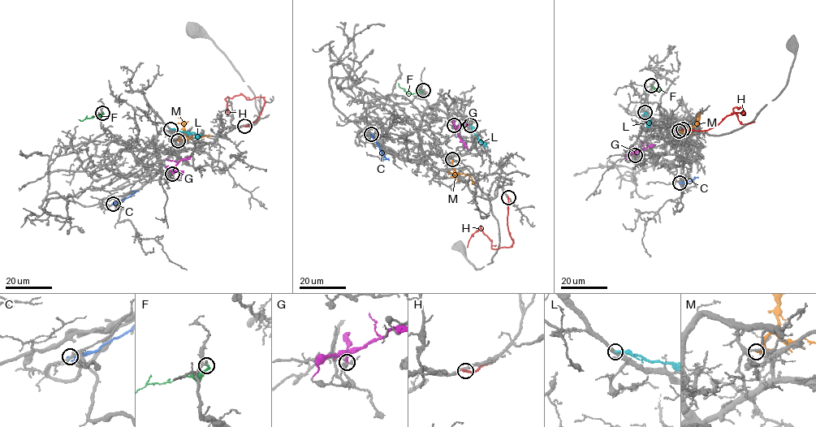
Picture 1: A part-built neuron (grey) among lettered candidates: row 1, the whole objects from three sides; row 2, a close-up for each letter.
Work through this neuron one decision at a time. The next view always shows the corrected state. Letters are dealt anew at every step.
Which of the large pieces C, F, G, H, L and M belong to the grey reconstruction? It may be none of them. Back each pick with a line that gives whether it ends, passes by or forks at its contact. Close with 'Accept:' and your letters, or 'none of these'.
F: It ends there
Accept: F

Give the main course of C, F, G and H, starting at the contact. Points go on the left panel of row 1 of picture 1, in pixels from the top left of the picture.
C: (113, 203), (135, 192), (131, 191)
F: (102, 113), (82, 121), (79, 119)
G: (171, 174), (179, 161), (192, 156)
H: (244, 126), (256, 121), (264, 99), (235, 96), (225, 99), (227, 113), (228, 108)

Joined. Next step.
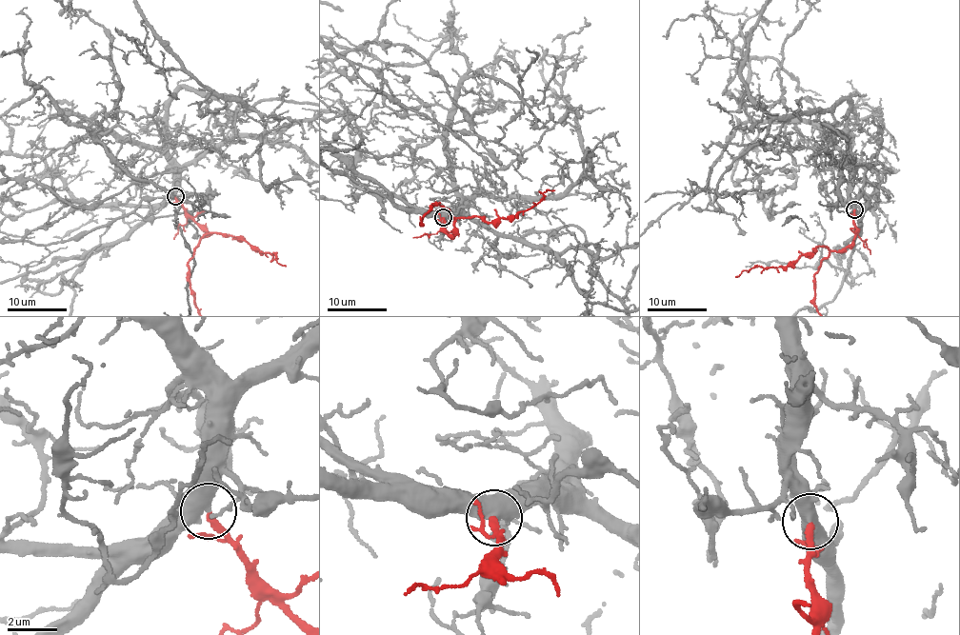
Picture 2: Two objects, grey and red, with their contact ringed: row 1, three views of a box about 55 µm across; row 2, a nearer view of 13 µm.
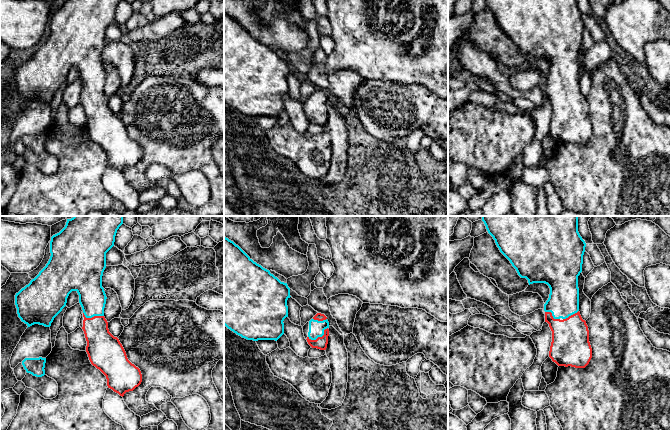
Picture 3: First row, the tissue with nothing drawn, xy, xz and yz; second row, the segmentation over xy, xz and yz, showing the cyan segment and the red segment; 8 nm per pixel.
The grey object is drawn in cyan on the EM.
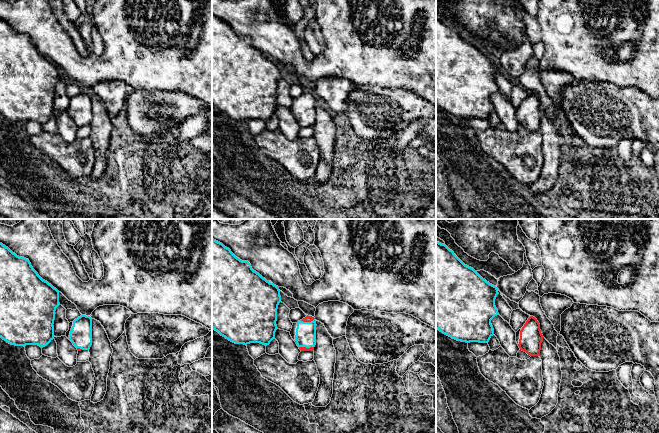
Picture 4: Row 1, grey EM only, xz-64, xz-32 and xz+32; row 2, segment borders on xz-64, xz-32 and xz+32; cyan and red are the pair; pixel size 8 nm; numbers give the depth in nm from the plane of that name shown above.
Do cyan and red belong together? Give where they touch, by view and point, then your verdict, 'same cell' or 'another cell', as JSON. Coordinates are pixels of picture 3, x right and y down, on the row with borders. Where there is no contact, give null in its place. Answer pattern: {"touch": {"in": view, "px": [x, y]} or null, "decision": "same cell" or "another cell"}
{"touch": {"in": "xz", "px": [319, 336]}, "decision": "same cell"}

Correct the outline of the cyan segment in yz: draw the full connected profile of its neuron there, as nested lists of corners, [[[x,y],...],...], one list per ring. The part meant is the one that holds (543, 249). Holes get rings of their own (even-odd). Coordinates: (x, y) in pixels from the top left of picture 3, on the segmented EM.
[[[482,216],[488,233],[493,237],[500,252],[510,261],[521,278],[526,278],[529,285],[533,283],[545,283],[550,288],[549,298],[544,304],[545,322],[549,324],[552,331],[552,342],[549,351],[549,357],[558,366],[571,366],[575,368],[585,368],[592,358],[592,348],[589,342],[589,330],[586,321],[582,319],[579,312],[579,288],[578,276],[582,272],[583,255],[585,252],[586,243],[578,232],[578,217],[579,216]]]

